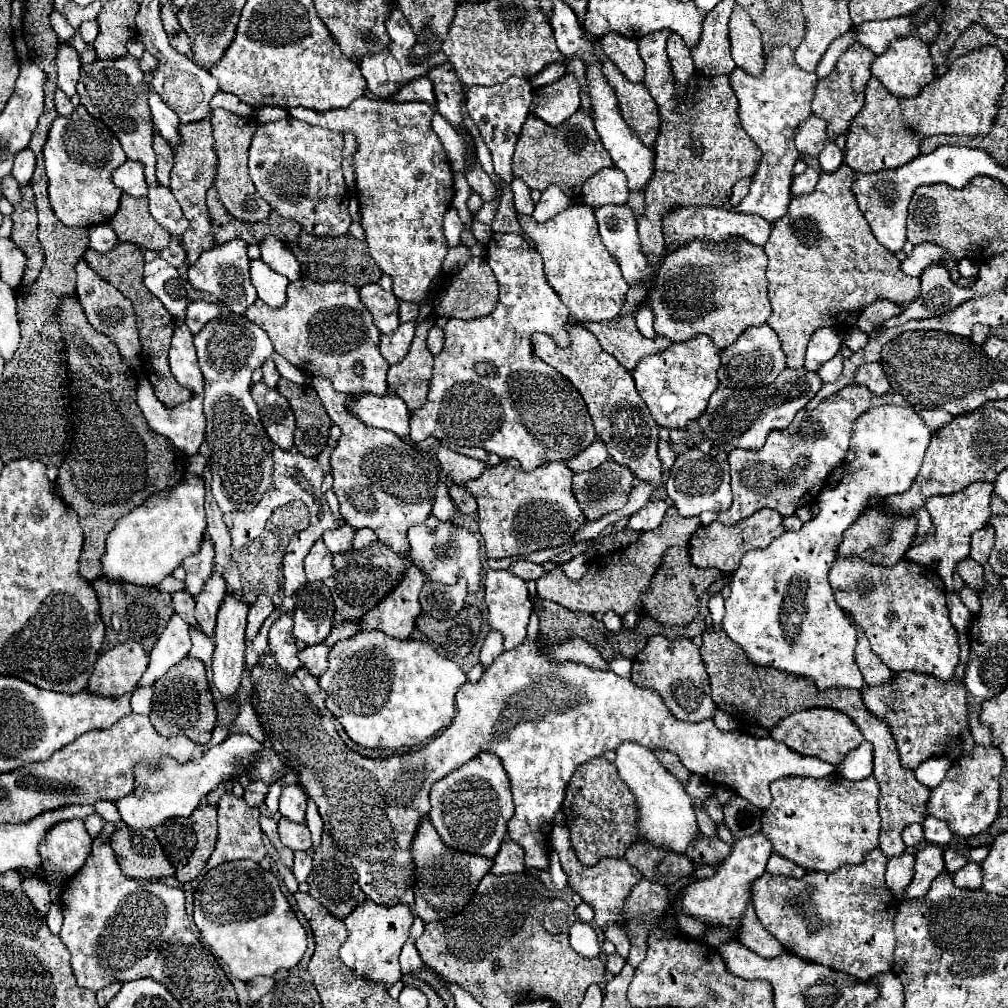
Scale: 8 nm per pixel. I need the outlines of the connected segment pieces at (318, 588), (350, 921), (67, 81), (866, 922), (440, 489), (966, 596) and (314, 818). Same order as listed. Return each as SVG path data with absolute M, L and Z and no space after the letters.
M309 582L295 594L293 635L307 646L321 644L335 624L335 604L323 582Z
M365 900L359 904L345 920L349 930L347 940L343 942L339 956L357 976L367 976L371 980L379 980L383 984L393 984L401 978L399 968L399 952L409 936L413 924L413 912L407 904L397 906L379 906L373 900Z
M67 44L59 46L59 50L57 50L57 74L59 74L59 80L57 80L59 88L69 98L73 98L77 94L75 86L77 86L77 80L81 74L81 62L79 62L77 50L73 46L67 46Z
M877 848L865 856L863 864L841 866L831 874L811 872L801 880L789 880L765 872L753 884L757 918L767 932L799 958L825 964L867 982L871 976L893 968L893 918L899 902L885 886L885 864L887 858Z
M439 482L437 486L437 494L435 494L435 504L433 504L433 516L437 516L439 520L451 520L455 516L457 508L453 506L449 494L447 494L447 486L443 482Z
M963 586L963 588L959 590L959 596L961 596L963 604L965 604L973 614L977 614L977 612L979 612L981 602L979 602L979 594L977 594L975 590L971 590L969 586Z
M315 802L307 804L307 816L305 816L305 824L311 830L311 838L313 838L313 850L317 850L319 842L321 842L321 832L323 832L323 820L317 812Z

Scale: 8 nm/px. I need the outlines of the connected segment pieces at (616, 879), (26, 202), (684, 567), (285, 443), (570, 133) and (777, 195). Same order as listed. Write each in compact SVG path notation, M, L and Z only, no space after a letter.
M553 826L551 830L551 836L549 836L549 844L551 848L559 854L559 860L561 860L561 866L563 866L563 872L567 874L567 880L569 880L569 886L583 898L585 904L589 904L593 910L595 910L595 918L593 918L593 924L597 928L605 928L607 924L611 922L621 922L623 916L621 916L621 906L625 902L625 896L629 894L631 886L635 882L641 880L641 874L639 870L635 870L633 866L627 866L627 862L621 858L621 860L615 860L615 858L601 858L595 866L585 866L577 860L575 856L575 850L571 846L571 838L569 838L569 828L567 826Z
M29 184L21 186L21 194L23 194L23 200L19 206L15 206L15 212L11 214L11 218L13 218L11 238L27 256L27 268L25 268L25 276L23 276L23 286L27 286L39 276L39 270L45 262L45 254L43 254L43 248L37 240L35 194Z
M671 548L665 552L661 566L657 568L655 576L651 578L651 594L643 596L643 610L653 620L669 626L685 626L697 614L697 600L707 590L709 584L719 580L723 574L715 568L697 568L691 562L691 556L685 548Z
M257 382L251 386L251 396L255 398L261 414L261 422L271 438L281 450L293 446L295 432L295 416L291 412L289 402L273 388L267 388L265 382Z
M583 108L561 126L547 126L543 120L529 116L521 128L513 154L513 174L525 180L529 188L543 192L547 186L557 184L569 198L577 198L585 180L605 166L613 166L613 160L601 144L591 116Z
M789 46L773 48L765 58L765 70L761 76L753 78L741 68L729 74L729 84L739 100L739 120L743 130L755 140L757 148L763 152L757 172L751 178L749 194L735 208L743 214L759 214L767 222L775 222L787 214L791 202L791 178L793 166L799 160L799 152L793 144L795 128L811 116L811 102L817 86L817 74L805 72L795 66L793 50Z

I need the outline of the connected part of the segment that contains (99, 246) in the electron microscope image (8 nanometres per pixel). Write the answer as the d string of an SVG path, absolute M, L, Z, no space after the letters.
M101 224L89 228L89 248L95 252L109 252L117 246L119 238L109 224Z

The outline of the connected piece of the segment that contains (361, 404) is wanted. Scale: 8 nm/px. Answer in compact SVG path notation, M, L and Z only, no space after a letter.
M355 394L349 396L347 408L367 426L391 430L401 438L409 434L409 410L399 396Z

